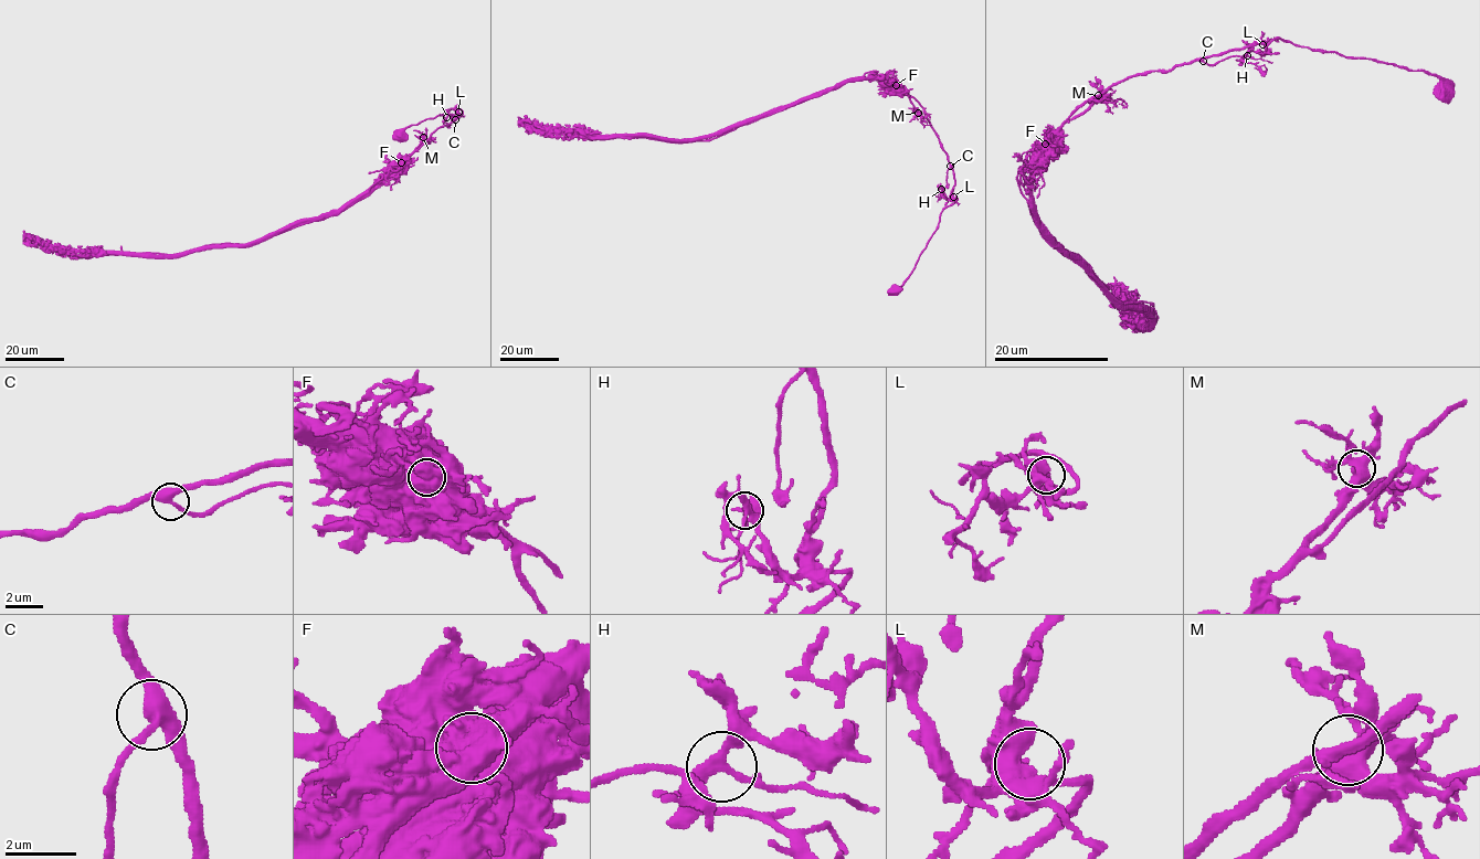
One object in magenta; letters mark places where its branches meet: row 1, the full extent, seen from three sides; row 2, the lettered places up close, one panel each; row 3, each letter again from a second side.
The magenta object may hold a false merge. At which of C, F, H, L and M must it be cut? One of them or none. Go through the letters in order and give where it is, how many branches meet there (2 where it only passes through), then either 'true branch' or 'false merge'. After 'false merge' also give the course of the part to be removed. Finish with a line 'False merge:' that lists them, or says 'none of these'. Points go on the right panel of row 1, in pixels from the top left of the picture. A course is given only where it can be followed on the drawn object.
C: at (1203, 61); 3 branches meet; true branch
F: at (1045, 144); 1 branches meet; false merge; foreign part runs (1046, 144), (1019, 191), (1037, 226), (1121, 304), (1152, 304), (1155, 322), (1130, 324), (1134, 308), (1114, 294)
H: at (1247, 55); 3 branches meet; true branch
L: at (1262, 44); 2 branches meet; true branch
M: at (1098, 95); 6 branches meet; true branch
False merge: F

